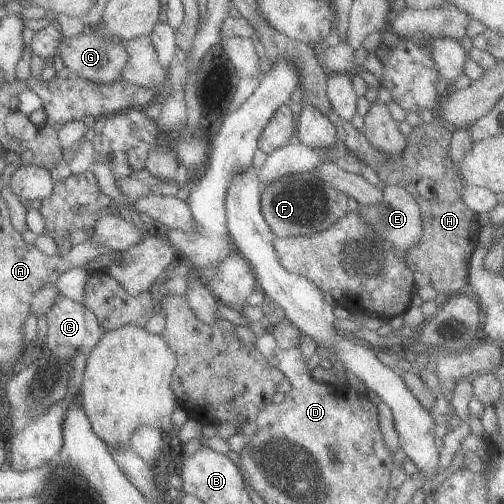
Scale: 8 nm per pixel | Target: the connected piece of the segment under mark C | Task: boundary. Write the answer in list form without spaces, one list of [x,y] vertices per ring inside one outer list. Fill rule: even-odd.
[[[63,295],[57,298],[44,318],[48,332],[42,342],[56,357],[74,358],[80,351],[88,355],[102,336],[96,316],[82,303]]]

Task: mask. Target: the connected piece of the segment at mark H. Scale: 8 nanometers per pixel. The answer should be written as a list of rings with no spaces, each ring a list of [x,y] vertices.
[[[459,177],[448,179],[444,182],[438,182],[435,188],[435,198],[426,200],[415,193],[415,200],[419,205],[422,216],[423,234],[420,241],[405,256],[405,264],[410,270],[426,272],[431,277],[432,285],[437,287],[437,292],[444,293],[446,296],[463,294],[467,292],[467,277],[469,276],[470,258],[479,244],[479,220],[478,215],[470,211],[462,202],[464,183]]]

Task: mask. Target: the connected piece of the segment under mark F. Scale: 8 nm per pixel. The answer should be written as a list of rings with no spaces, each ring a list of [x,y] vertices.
[[[312,171],[289,175],[261,192],[261,212],[271,232],[278,237],[312,235],[332,226],[340,218],[359,211],[360,204],[322,183]]]

